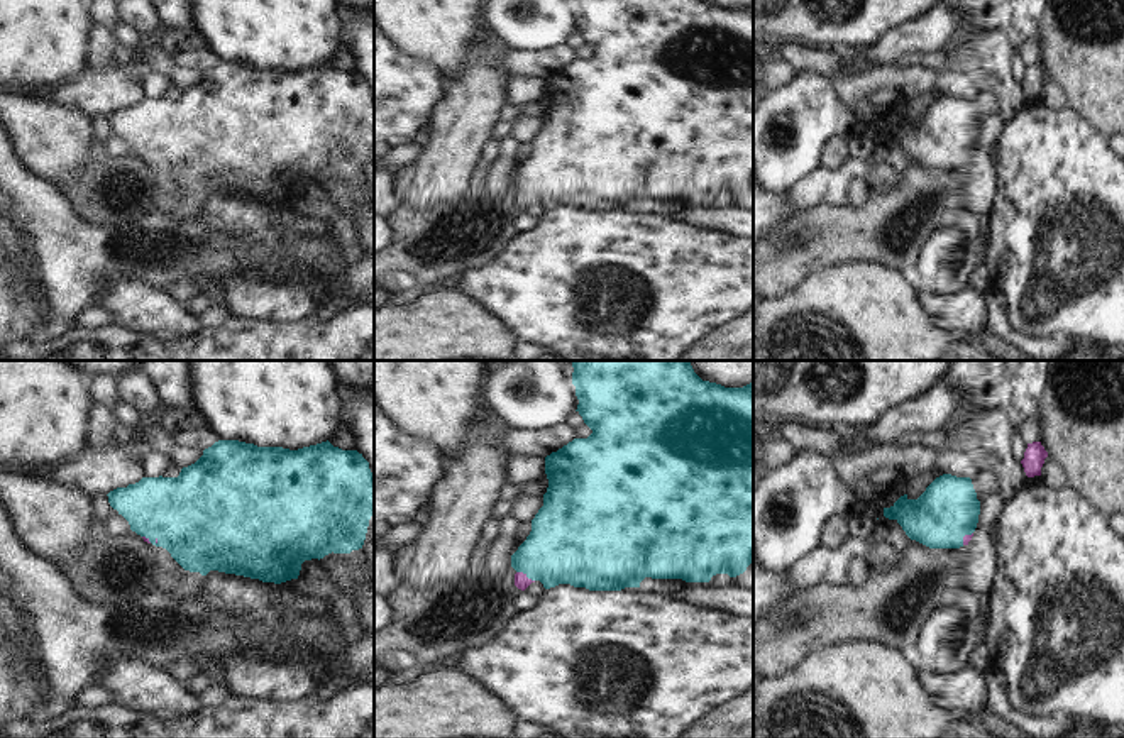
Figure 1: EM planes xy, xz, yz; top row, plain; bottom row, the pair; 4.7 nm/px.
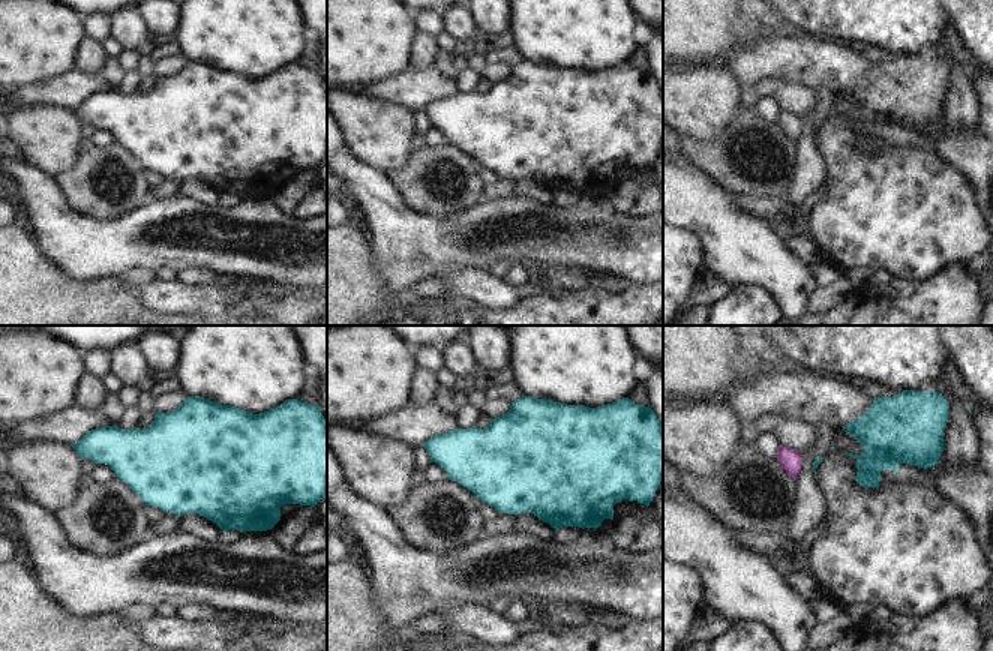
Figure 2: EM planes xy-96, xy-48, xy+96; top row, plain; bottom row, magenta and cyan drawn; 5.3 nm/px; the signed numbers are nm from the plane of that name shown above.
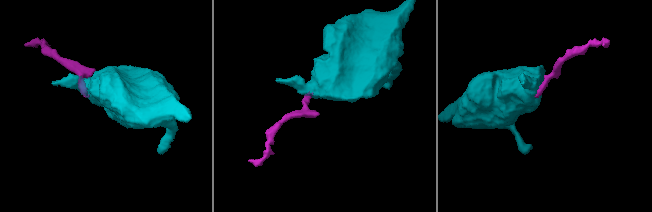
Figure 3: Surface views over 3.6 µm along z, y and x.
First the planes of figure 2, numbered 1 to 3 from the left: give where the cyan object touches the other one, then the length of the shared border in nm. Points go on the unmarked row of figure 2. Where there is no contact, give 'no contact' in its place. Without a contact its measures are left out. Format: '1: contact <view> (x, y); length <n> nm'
1: no contact
2: no contact
3: no contact

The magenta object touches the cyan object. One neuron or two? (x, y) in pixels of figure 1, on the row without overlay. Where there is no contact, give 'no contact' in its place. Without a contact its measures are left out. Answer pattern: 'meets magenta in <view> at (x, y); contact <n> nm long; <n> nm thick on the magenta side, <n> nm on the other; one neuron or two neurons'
meets magenta in xz at (525, 195); contact 100 nm long; 70 nm thick on the magenta side, 380 nm on the other; one neuron

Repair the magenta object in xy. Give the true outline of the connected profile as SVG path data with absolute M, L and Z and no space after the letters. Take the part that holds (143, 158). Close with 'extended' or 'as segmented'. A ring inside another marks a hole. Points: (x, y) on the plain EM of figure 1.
M218 61L195 85L183 88L178 98L142 98L107 117L132 152L144 162L166 169L185 191L201 196L218 191L281 205L298 200L305 181L362 169L374 135L374 96L362 74L342 71L328 61L298 71Z; extended

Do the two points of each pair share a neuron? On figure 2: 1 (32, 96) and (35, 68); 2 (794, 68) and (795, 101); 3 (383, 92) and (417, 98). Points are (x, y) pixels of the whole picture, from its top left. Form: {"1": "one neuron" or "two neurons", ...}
{"1": "two neurons", "2": "two neurons", "3": "one neuron"}

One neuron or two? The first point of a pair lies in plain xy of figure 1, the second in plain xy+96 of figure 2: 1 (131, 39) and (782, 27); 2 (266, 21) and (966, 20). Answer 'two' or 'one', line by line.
1: one
2: two

